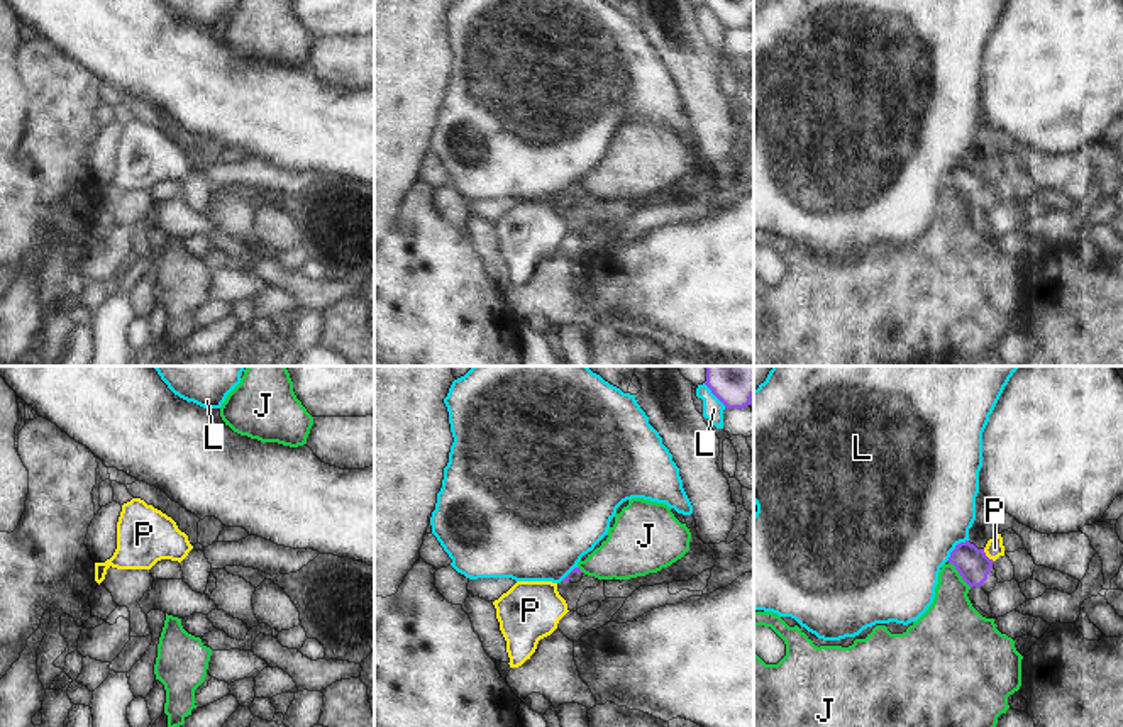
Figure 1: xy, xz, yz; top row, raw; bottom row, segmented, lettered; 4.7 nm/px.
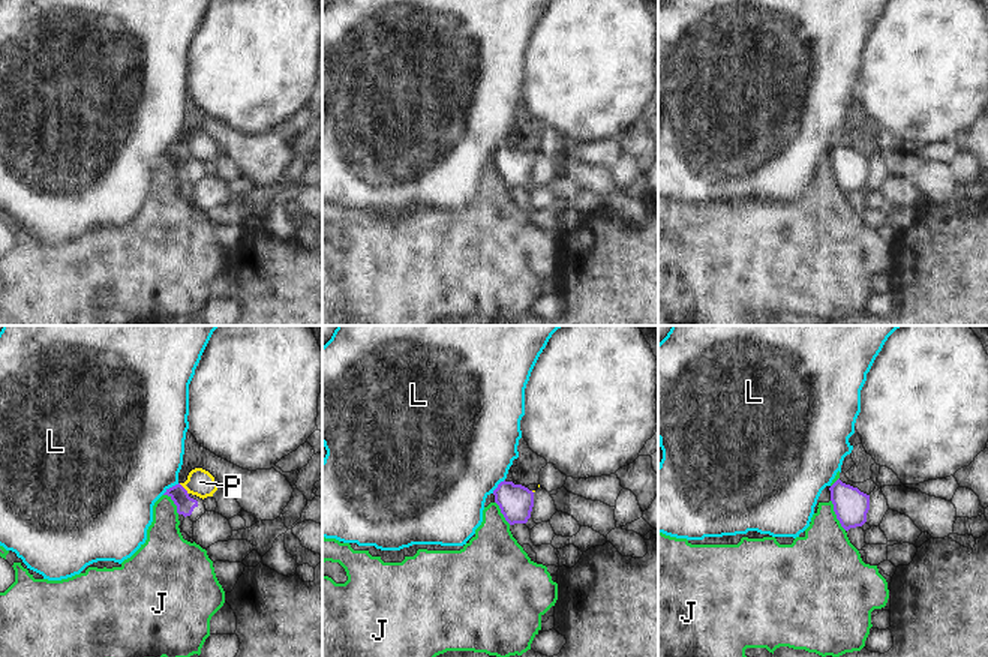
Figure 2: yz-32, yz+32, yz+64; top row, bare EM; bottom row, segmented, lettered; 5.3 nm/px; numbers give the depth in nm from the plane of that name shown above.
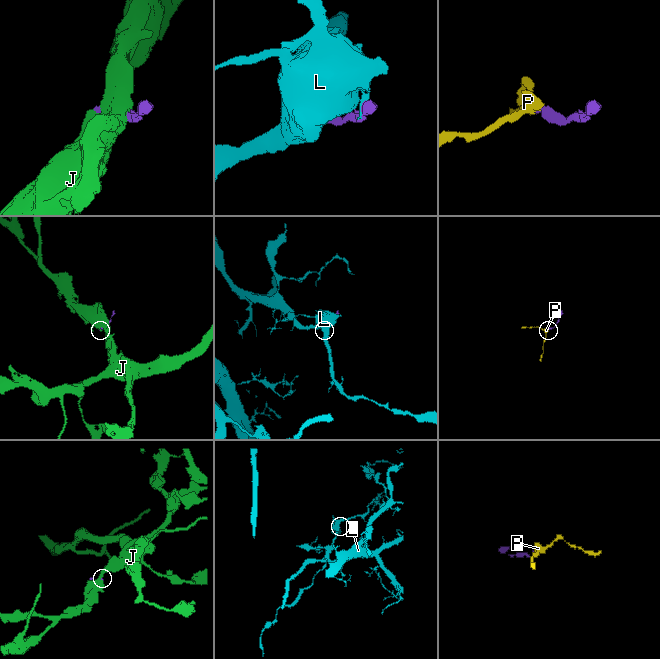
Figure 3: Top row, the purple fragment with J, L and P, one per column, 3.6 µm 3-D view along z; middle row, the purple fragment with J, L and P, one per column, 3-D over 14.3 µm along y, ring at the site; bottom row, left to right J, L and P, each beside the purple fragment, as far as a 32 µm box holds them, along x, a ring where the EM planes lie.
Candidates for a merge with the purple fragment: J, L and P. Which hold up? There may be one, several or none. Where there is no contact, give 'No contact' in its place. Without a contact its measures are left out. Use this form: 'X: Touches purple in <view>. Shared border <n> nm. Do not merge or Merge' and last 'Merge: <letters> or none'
J: Touches purple in yz. Shared border 170 nm. Do not merge
L: Touches purple in yz. Shared border 140 nm. Do not merge
P: Touches purple in yz. Shared border 80 nm. Merge
Merge: P.

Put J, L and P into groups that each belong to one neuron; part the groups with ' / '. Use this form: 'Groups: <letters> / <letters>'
Groups: J / L / P.

